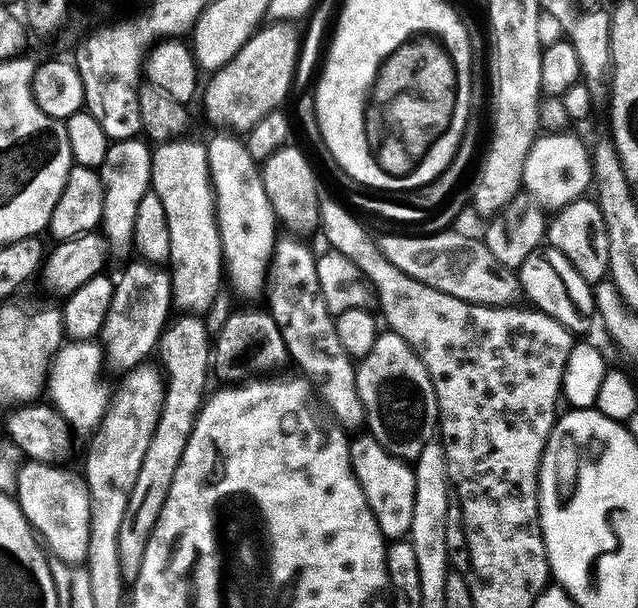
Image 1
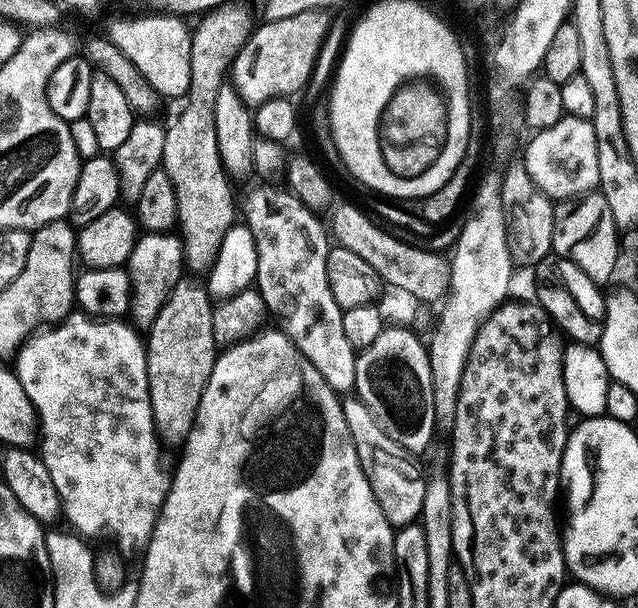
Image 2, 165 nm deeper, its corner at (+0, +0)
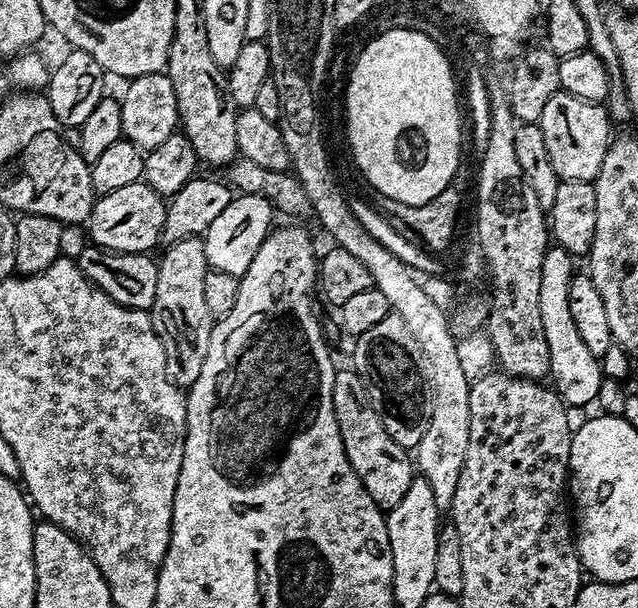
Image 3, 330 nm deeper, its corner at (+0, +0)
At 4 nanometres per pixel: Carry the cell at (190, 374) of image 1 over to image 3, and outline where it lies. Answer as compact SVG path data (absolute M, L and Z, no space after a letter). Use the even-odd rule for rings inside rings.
M200 236L179 240L164 251L164 258L158 262L158 286L154 290L150 315L154 330L162 342L162 350L166 350L168 377L181 390L187 390L192 387L198 374L202 374L206 350L210 350L214 318L206 306L205 297L206 274L210 271L210 265Z

